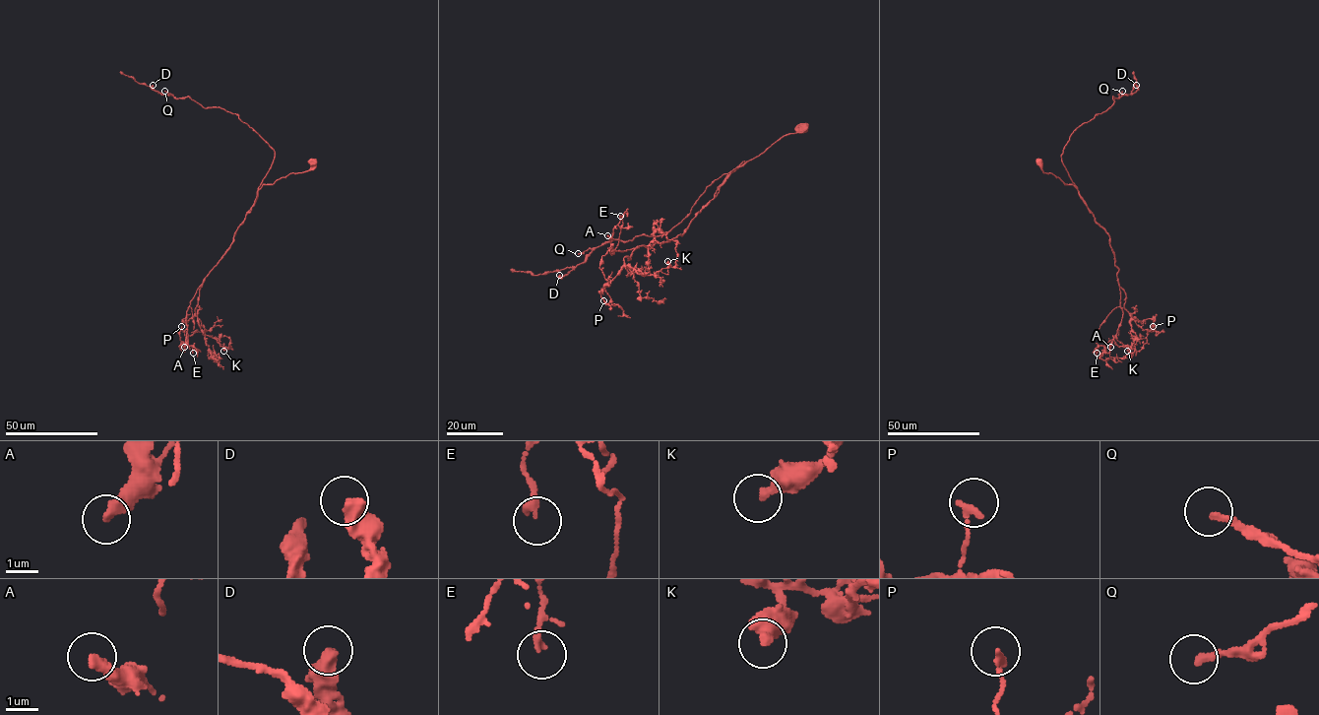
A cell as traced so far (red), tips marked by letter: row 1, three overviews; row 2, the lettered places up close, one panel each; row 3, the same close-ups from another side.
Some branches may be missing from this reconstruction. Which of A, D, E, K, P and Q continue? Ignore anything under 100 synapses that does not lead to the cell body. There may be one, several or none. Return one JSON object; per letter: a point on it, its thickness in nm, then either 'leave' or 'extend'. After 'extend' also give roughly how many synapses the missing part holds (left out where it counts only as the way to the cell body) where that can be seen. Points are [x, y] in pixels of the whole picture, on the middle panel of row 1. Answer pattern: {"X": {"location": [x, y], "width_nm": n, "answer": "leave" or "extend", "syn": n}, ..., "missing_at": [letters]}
{"A": {"location": [607, 235], "width_nm": 360, "answer": "extend", "syn": 200}, "D": {"location": [559, 275], "width_nm": 500, "answer": "leave"}, "E": {"location": [620, 216], "width_nm": 150, "answer": "leave"}, "K": {"location": [667, 261], "width_nm": 440, "answer": "leave"}, "P": {"location": [603, 300], "width_nm": 200, "answer": "leave"}, "Q": {"location": [578, 253], "width_nm": 200, "answer": "leave"}, "missing_at": ["A"]}

